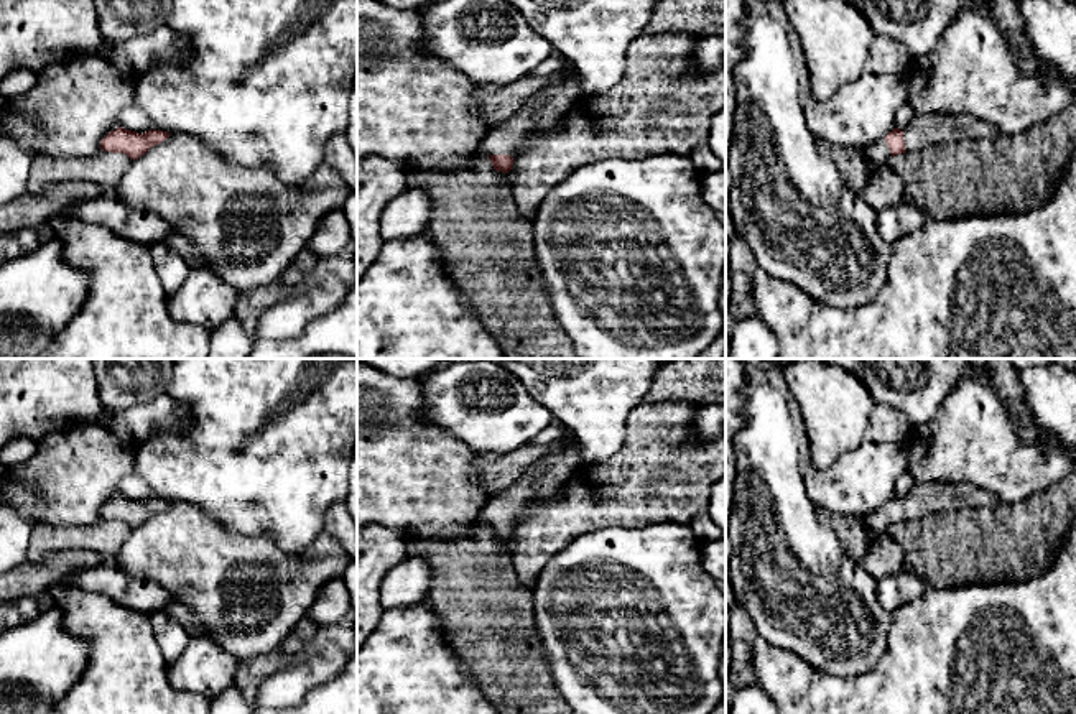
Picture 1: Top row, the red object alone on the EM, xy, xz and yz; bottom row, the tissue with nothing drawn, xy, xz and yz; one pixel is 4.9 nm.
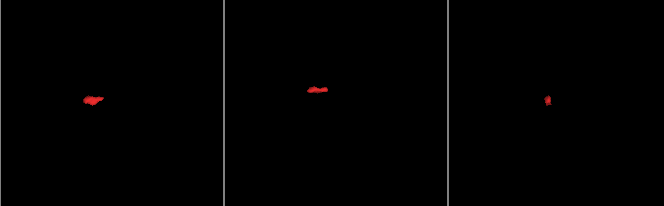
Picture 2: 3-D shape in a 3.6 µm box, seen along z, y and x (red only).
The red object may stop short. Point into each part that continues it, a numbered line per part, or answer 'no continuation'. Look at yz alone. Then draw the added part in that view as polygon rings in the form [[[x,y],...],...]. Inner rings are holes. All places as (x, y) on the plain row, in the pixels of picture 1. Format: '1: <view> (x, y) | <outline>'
1: yz (923, 499) | [[[971,482],[915,484],[902,500],[907,520],[920,520],[928,515],[959,510],[964,507],[994,507],[999,502],[994,492],[981,489]]]
2: yz (876, 523) | [[[880,507],[879,510],[872,512],[870,515],[867,515],[864,520],[864,528],[865,531],[875,538],[875,536],[880,536],[882,533],[887,531],[887,528],[892,525],[890,523],[890,518],[885,512],[884,507]]]

